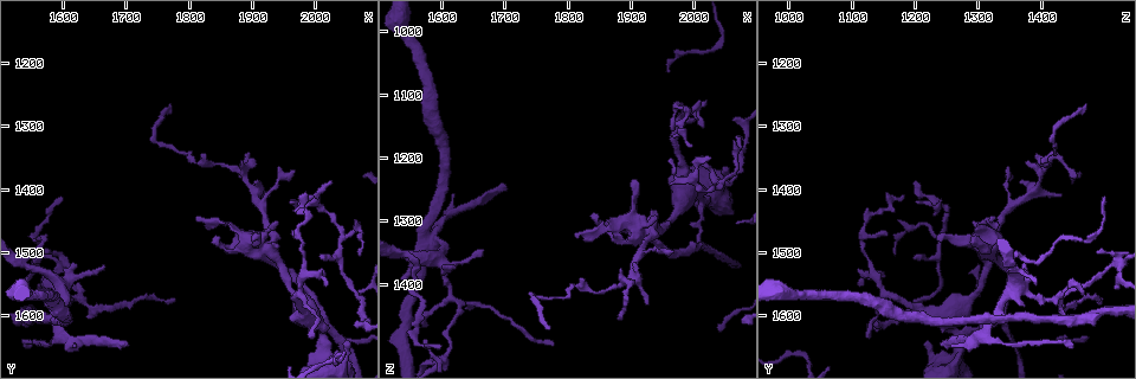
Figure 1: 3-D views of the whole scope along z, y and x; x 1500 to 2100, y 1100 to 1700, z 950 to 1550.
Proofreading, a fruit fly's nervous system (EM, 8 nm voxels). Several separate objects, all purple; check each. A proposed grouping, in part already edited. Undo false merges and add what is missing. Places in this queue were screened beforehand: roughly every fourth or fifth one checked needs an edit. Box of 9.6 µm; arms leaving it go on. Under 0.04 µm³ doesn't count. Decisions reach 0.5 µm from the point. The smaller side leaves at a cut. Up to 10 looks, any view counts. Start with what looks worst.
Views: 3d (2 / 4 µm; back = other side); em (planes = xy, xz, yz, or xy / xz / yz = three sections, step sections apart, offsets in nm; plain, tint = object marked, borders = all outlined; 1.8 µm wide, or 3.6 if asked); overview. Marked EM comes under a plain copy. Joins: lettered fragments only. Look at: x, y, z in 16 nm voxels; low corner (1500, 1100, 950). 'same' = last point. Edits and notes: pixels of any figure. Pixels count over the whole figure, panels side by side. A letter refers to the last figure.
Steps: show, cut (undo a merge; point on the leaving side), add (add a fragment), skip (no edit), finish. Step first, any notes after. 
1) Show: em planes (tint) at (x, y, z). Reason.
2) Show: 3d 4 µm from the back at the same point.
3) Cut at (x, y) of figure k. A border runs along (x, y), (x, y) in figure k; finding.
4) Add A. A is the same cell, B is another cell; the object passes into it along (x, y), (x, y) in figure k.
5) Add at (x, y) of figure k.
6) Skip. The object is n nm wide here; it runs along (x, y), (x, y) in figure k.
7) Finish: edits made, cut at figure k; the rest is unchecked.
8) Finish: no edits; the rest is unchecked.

Show: 3d 4 µm from the back at (1705, 1640, 1245). Free end.

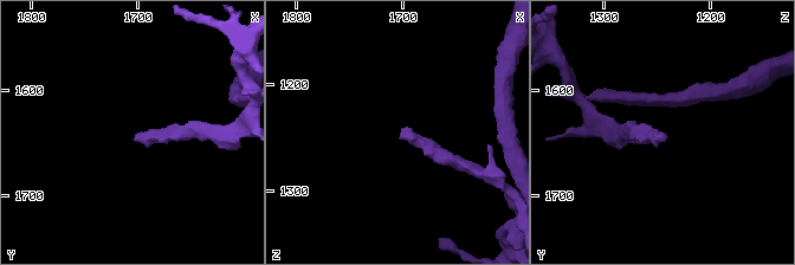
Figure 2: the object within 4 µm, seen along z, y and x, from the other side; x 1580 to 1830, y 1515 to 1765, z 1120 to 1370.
Show: em planes (borders) at (1704, 1644, 1242).

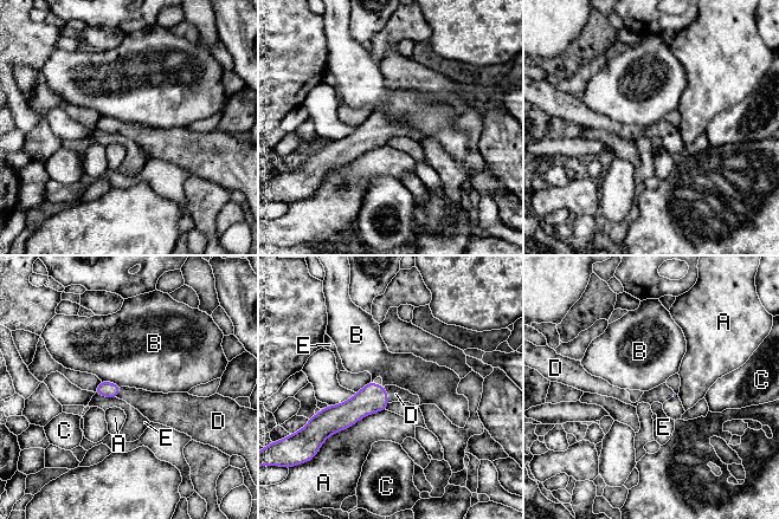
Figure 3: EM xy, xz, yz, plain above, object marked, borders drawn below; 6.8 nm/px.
Add D. D is the same cell, A, B, C and E are other cells; the object passes into it along (372, 399), (386, 394), (396, 394) in figure 3; the neuron continues.

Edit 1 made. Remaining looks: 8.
Show: 3d 4 µm at (1600, 1520, 1515).

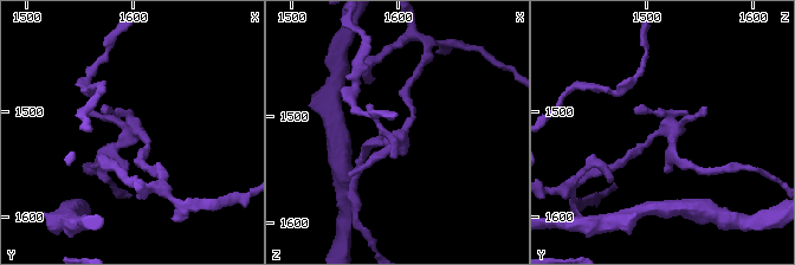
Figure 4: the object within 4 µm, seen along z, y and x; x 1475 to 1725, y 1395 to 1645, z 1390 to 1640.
Show: em planes (tint) at (1602, 1520, 1516). Need the tissue.

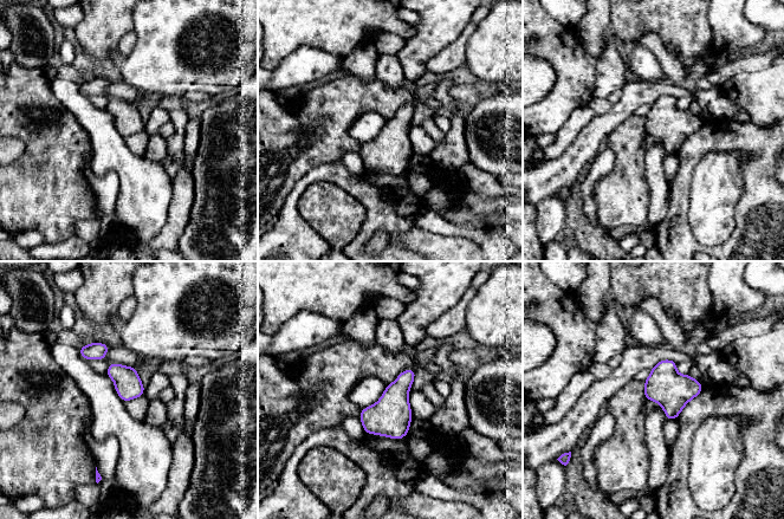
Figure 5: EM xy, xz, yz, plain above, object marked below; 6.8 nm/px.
Show: em planes (borders) at the same point.

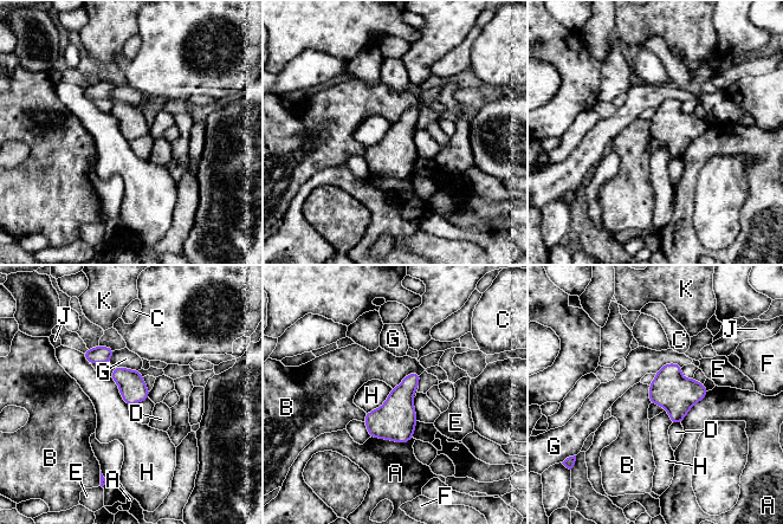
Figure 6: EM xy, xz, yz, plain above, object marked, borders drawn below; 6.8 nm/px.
Skip. The longest contact is with A, 300 nm; A, B, C, D, E, F, G, H, J and K are other cells; a border runs along (392, 388), (377, 408), (366, 413) in figure 6; all the same neuron.

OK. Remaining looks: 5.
Show: em planes (borders) at (2010, 1610, 1330).

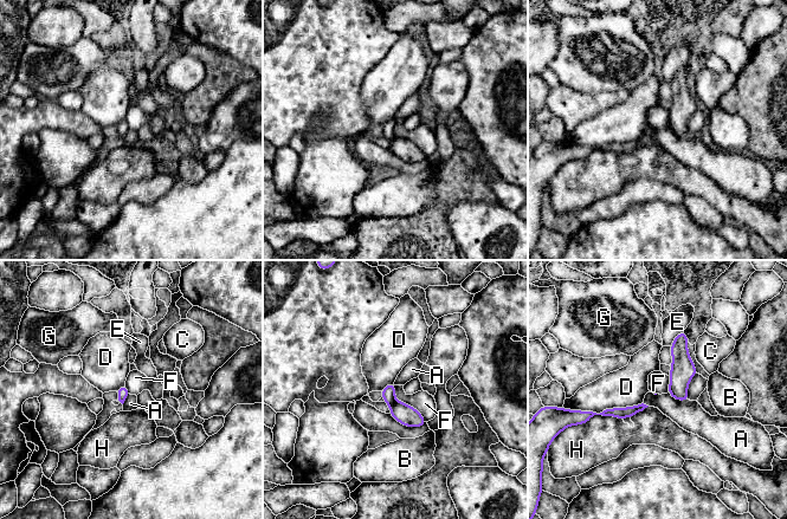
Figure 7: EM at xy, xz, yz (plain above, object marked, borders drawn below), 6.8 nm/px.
Cut at (405, 414) of figure 7. A, B, C, D, E, F, G and H are other cells; the part that leaves runs along (683, 335), (681, 339), (679, 397) in figure 7; two neurons meet here.

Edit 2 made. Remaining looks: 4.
Finish: edits made, add at figure 3, cut at figure 7; the rest is unchecked.

